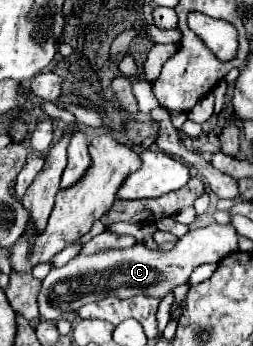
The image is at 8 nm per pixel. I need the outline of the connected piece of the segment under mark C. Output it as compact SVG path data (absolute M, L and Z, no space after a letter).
M209 224L205 228L191 230L169 250L149 250L143 244L131 246L129 250L103 250L101 254L93 254L89 258L75 256L63 268L51 268L47 278L43 280L43 288L39 294L39 312L41 318L57 322L59 318L79 310L89 302L103 300L107 296L117 298L133 298L133 296L151 296L163 300L173 288L187 284L191 272L209 262L219 262L225 256L237 252L237 230L233 224Z

